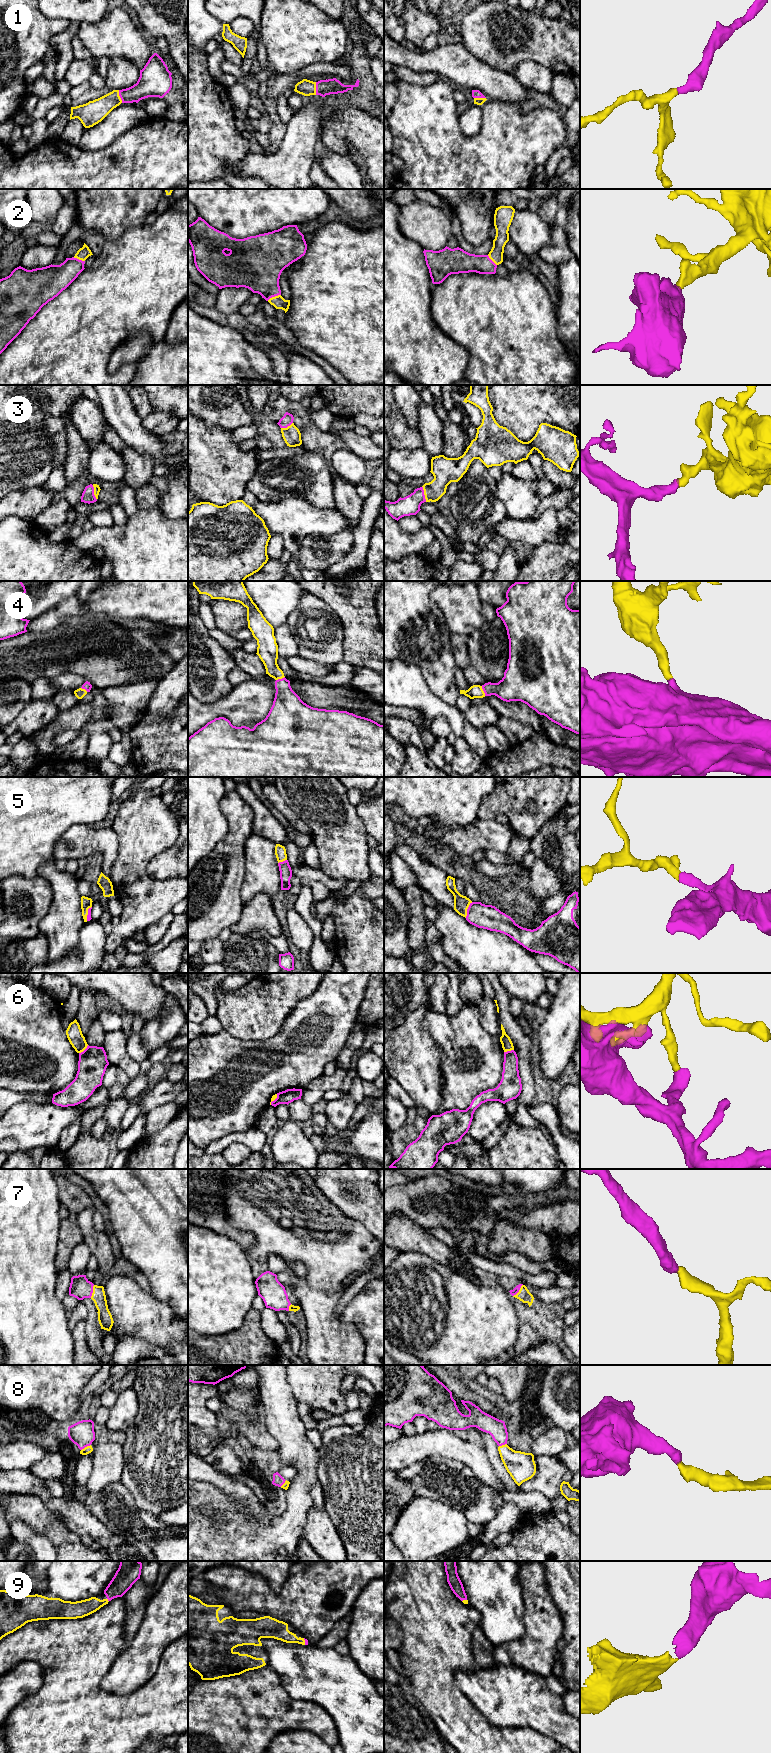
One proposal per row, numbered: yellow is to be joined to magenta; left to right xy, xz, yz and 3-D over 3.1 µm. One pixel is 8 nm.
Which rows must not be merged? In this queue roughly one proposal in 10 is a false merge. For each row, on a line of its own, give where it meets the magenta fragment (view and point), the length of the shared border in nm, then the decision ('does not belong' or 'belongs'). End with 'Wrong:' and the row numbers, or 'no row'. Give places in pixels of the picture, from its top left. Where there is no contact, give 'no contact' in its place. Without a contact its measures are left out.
1: meets magenta in xy at (119, 95); contact 110 nm long; belongs
2: meets magenta in xz at (273, 296); contact 120 nm long; belongs
3: meets magenta in yz at (423, 494); contact 130 nm long; belongs
4: meets magenta in yz at (483, 690); contact 90 nm long; belongs
5: meets magenta in yz at (467, 910); contact 140 nm long; belongs
6: meets magenta in xy at (84, 1050); contact 100 nm long; does not belong
7: meets magenta in xy at (92, 1291); contact 110 nm long; belongs
8: meets magenta in xy at (85, 1446); contact 90 nm long; belongs
9: meets magenta in xy at (108, 1600); contact 30 nm long; belongs
Wrong: 6

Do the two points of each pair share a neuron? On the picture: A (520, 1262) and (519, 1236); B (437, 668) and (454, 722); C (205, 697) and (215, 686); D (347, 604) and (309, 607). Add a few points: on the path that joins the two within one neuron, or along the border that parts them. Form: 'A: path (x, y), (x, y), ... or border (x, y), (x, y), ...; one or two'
A: border (496, 1255), (517, 1252), (529, 1260); two
B: border (429, 689), (454, 706); two
C: path (207, 694), (212, 689); one
D: border (309, 592), (323, 600), (342, 623); two

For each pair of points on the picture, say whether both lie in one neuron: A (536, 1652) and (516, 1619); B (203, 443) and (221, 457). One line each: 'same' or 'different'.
A: different
B: same

